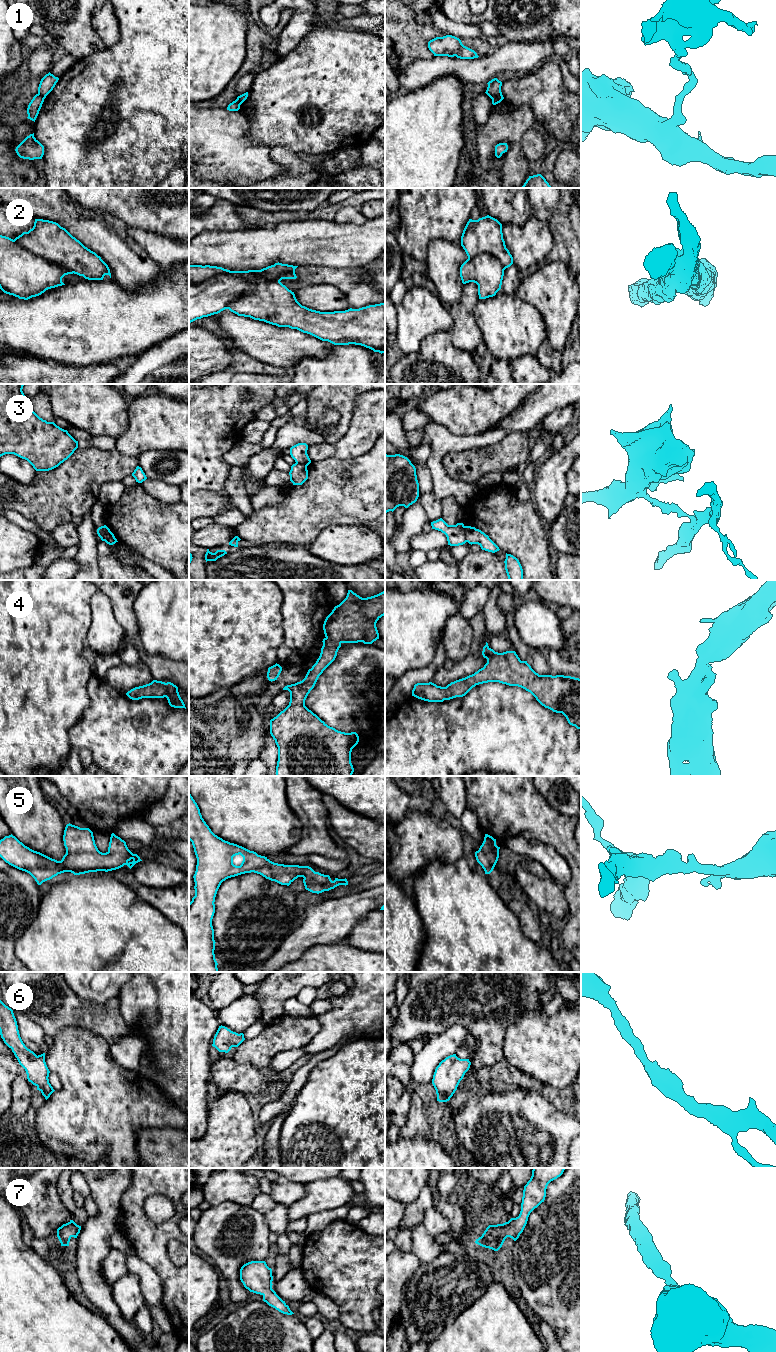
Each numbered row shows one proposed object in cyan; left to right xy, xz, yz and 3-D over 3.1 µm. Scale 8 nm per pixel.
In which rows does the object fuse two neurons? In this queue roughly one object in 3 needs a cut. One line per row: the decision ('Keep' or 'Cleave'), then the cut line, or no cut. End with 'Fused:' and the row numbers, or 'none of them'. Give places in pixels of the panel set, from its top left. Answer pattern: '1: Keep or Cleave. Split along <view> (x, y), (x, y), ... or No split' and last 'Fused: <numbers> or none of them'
1: Cleave. Split along yz (501, 93), (492, 99)
2: Cleave. Split along xz (189, 283), (234, 274), (254, 289)
3: Cleave. Split along yz (464, 526), (464, 536), (467, 541)
4: Keep. No split
5: Keep. No split
6: Keep. No split
7: Keep. No split
Fused: 1, 2, 3

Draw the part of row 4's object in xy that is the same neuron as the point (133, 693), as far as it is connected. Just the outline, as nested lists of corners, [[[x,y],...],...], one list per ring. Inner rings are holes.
[[[153,680],[149,684],[131,689],[126,695],[132,700],[166,697],[171,707],[186,709],[185,704],[179,695],[178,687],[171,682],[165,683]]]

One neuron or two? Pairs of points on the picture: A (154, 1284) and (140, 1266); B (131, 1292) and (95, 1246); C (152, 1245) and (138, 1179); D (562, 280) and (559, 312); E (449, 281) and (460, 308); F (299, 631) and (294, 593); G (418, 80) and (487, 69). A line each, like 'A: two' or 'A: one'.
A: one
B: two
C: one
D: one
E: two
F: one
G: one

